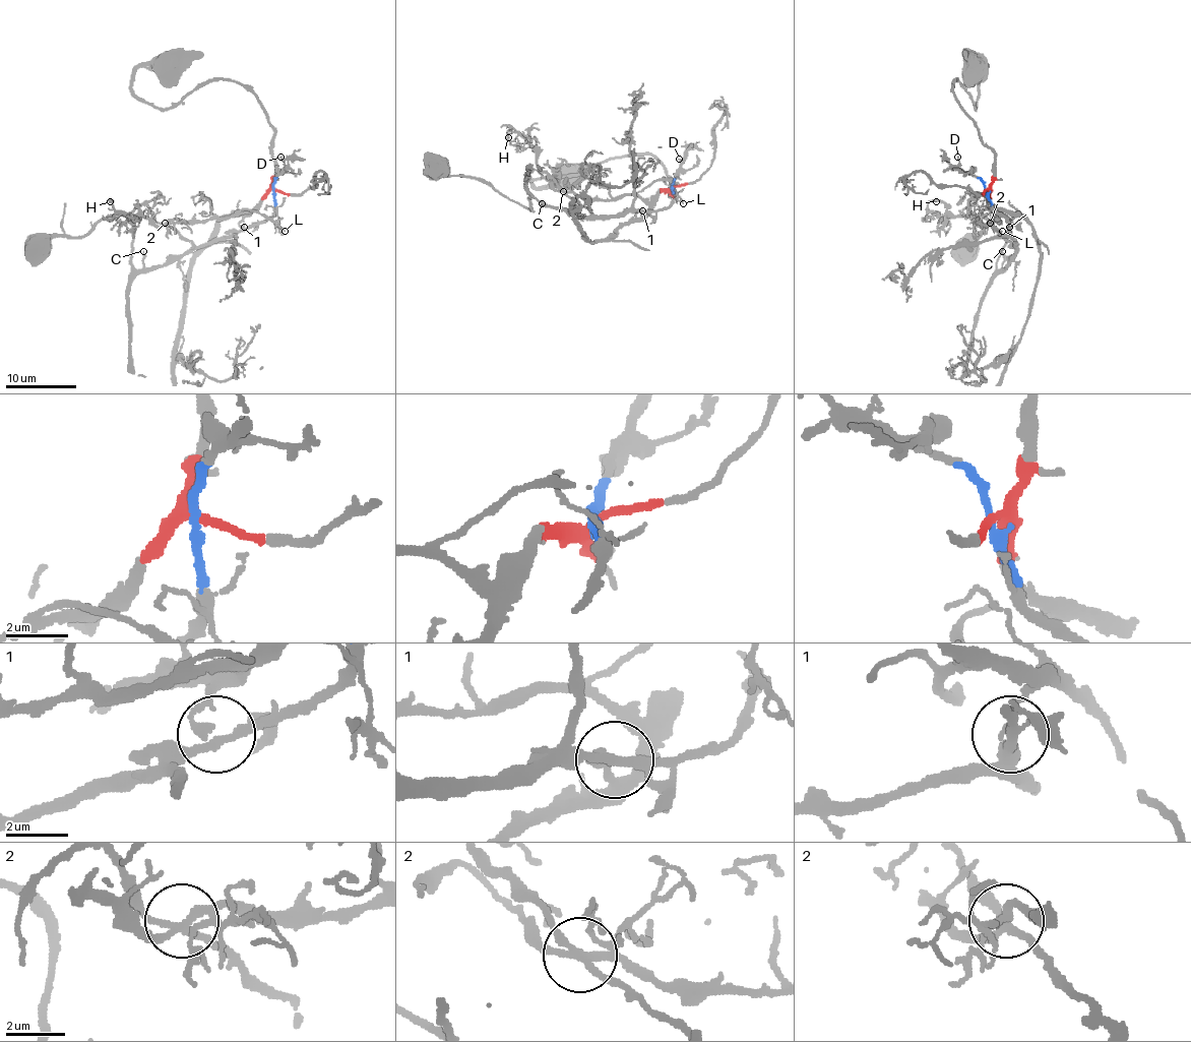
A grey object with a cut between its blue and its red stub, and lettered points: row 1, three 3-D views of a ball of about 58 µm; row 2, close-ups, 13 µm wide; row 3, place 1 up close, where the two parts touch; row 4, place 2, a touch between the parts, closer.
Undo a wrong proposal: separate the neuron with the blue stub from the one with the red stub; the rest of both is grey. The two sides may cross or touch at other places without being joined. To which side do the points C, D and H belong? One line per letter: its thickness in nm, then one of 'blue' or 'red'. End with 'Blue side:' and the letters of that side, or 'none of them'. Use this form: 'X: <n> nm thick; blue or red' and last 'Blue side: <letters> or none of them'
C: 200 nm thick; blue
D: 130 nm thick; blue
H: 180 nm thick; red
Blue side: C, D

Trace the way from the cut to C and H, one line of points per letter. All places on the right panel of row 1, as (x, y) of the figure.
C: (987, 190), (990, 204), (1007, 221), (1014, 247), (1013, 257), (1004, 267), (1002, 250)
H: (987, 190), (999, 221), (987, 226), (966, 217), (942, 221), (928, 211), (928, 204), (937, 200)

